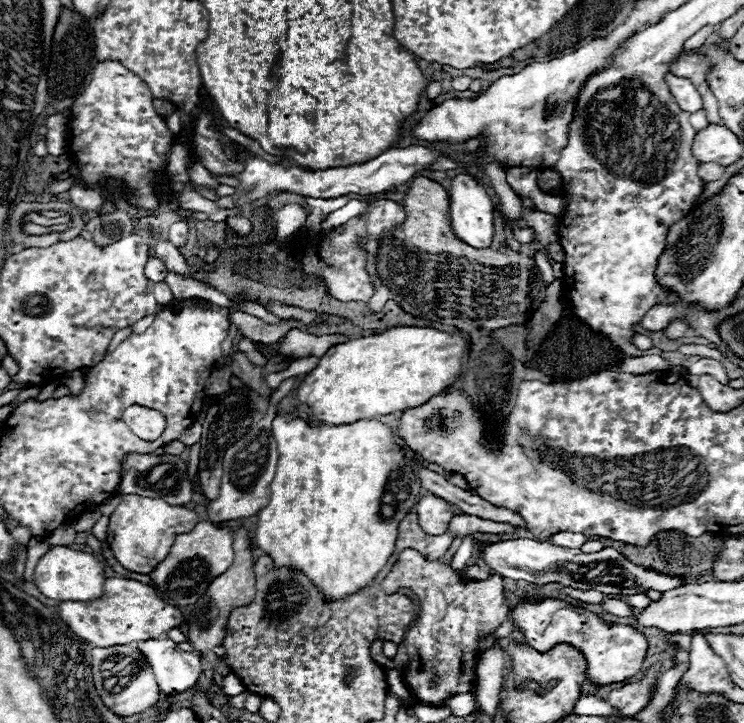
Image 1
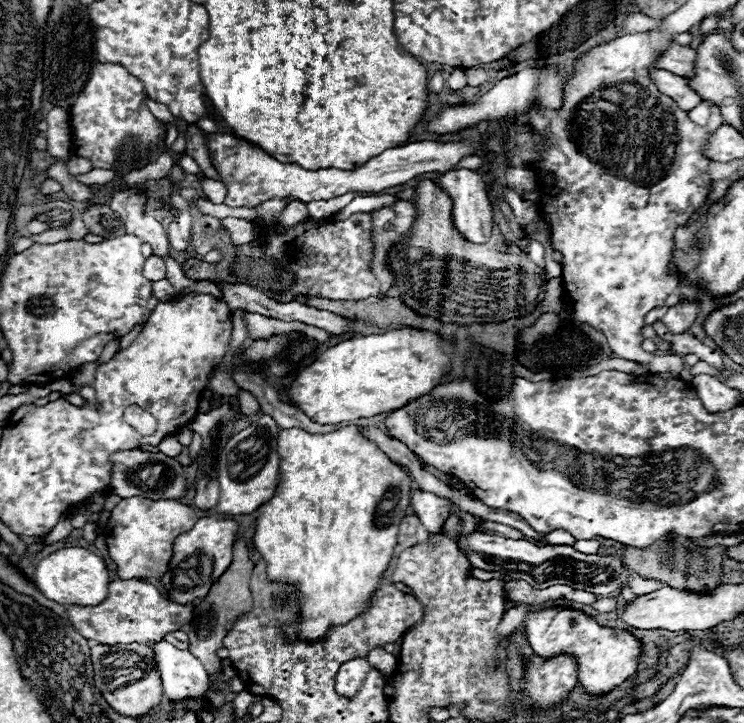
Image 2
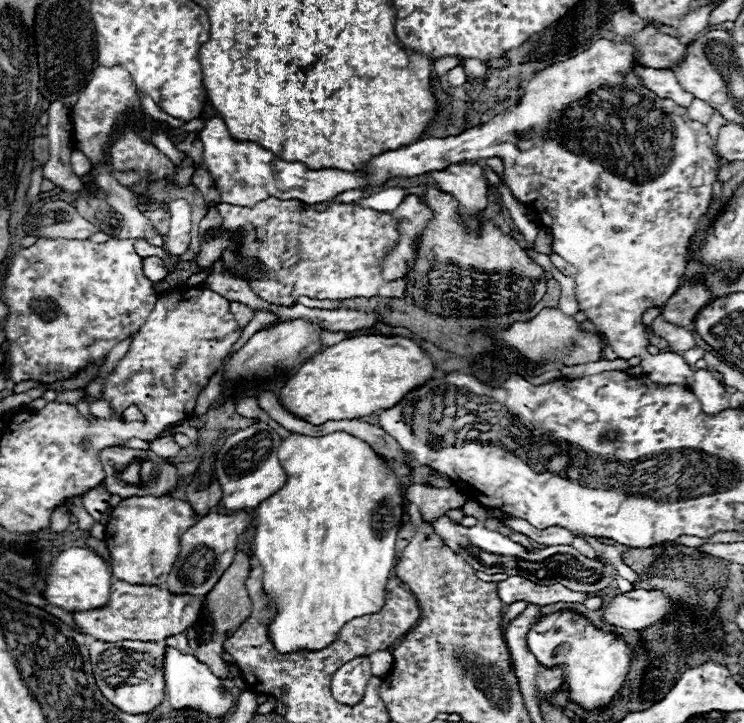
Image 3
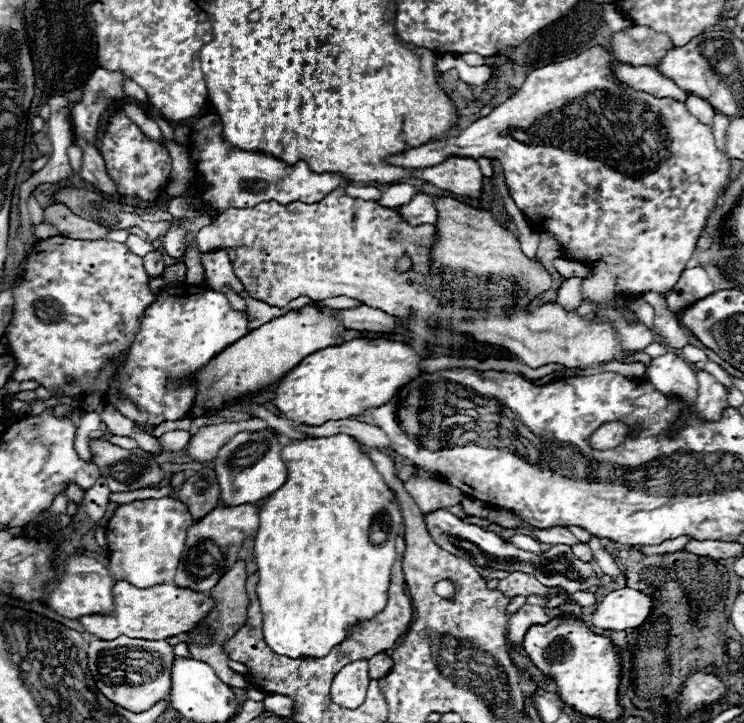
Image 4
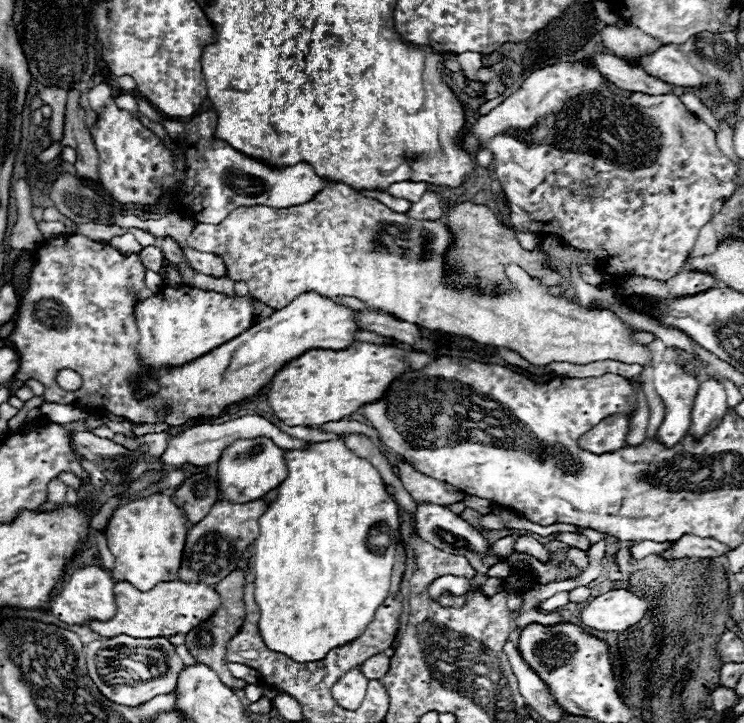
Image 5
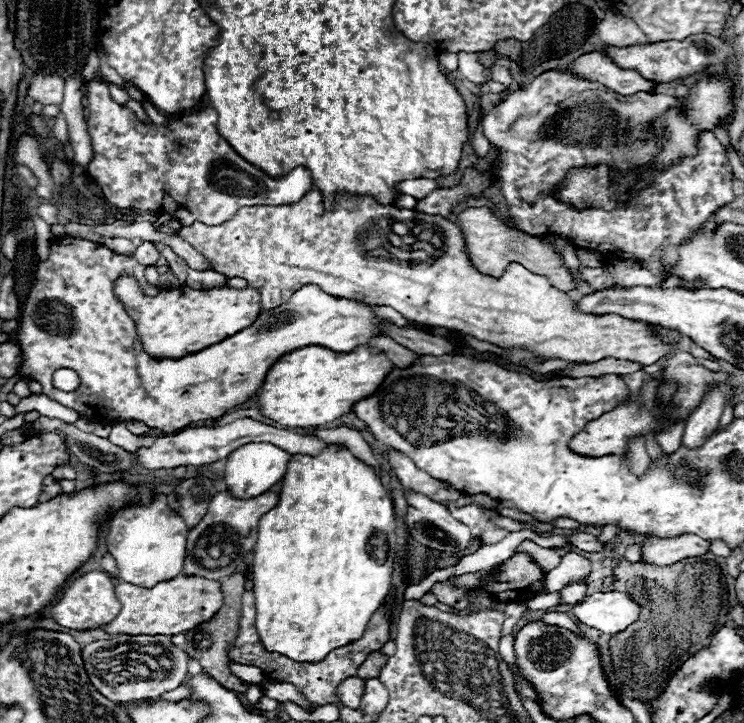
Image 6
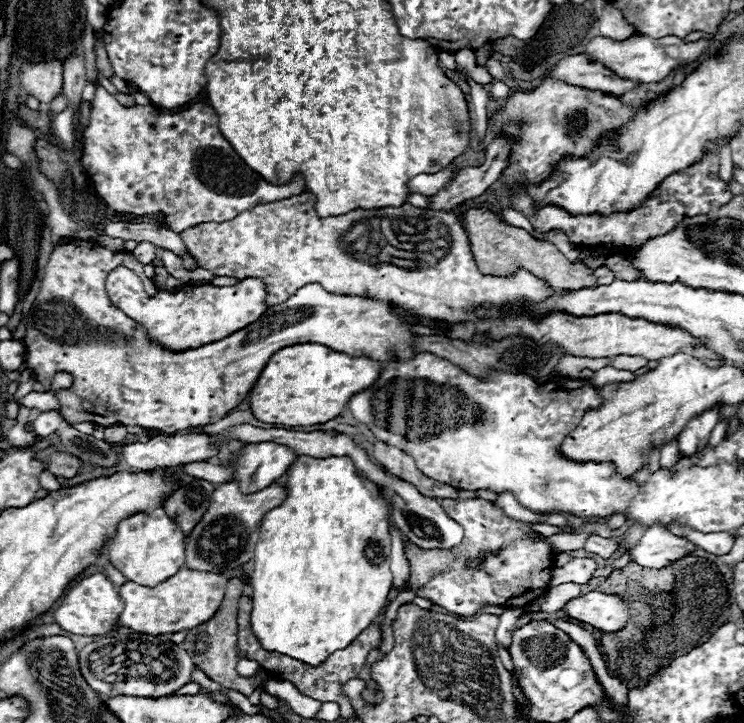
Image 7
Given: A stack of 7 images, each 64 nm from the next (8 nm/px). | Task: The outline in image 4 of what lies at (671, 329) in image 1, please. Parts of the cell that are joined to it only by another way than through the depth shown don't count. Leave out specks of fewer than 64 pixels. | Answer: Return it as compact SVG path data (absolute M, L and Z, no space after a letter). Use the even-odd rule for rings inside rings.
M686 268L678 280L678 284L674 286L674 290L668 294L666 304L668 310L678 318L678 314L696 304L698 300L706 298L708 294L712 294L716 290L714 282L708 278L704 268Z

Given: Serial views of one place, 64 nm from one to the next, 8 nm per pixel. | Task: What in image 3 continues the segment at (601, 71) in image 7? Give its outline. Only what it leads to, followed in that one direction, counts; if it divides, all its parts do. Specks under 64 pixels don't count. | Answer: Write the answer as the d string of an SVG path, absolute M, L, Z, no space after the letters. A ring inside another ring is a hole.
M636 68L636 74L642 78L644 86L650 88L656 96L662 98L672 98L676 104L682 104L684 108L688 108L694 100L694 94L686 92L678 78L674 76L674 72L670 70L654 70L654 68Z

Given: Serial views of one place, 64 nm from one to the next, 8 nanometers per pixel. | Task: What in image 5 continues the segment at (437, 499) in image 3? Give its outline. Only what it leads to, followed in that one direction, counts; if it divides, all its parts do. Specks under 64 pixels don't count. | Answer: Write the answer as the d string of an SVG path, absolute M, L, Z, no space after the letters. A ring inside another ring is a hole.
M405 460L397 461L396 467L404 488L412 494L412 498L416 502L432 502L432 504L450 506L454 502L464 500L464 496L466 496L462 490L458 490L446 482L440 482L440 480L420 474Z

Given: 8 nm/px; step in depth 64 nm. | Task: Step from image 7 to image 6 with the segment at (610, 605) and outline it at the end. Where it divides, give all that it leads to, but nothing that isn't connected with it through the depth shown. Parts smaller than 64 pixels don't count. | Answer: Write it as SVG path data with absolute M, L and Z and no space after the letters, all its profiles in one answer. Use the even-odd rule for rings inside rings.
M596 592L586 596L572 608L574 616L604 634L616 634L634 624L640 616L640 606L624 592Z

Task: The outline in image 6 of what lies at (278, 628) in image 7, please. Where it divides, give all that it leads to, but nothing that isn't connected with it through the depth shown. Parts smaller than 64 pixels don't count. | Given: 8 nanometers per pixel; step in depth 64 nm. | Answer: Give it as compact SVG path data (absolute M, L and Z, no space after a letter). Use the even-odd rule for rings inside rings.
M328 444L318 456L308 454L292 454L288 462L286 476L280 488L278 504L260 518L258 524L258 542L254 546L254 564L252 564L252 582L254 582L254 598L256 598L256 630L260 642L268 652L280 652L296 662L320 662L332 652L334 648L342 648L354 640L358 640L372 614L384 604L390 586L392 586L392 566L394 566L394 546L396 546L396 518L394 518L394 504L382 486L380 476L376 470L362 460L354 458L346 448L338 448L336 444Z

